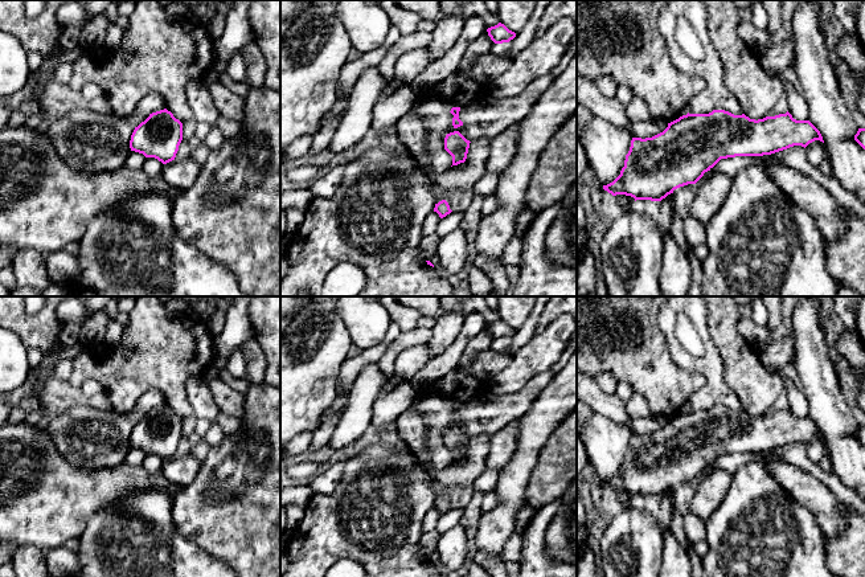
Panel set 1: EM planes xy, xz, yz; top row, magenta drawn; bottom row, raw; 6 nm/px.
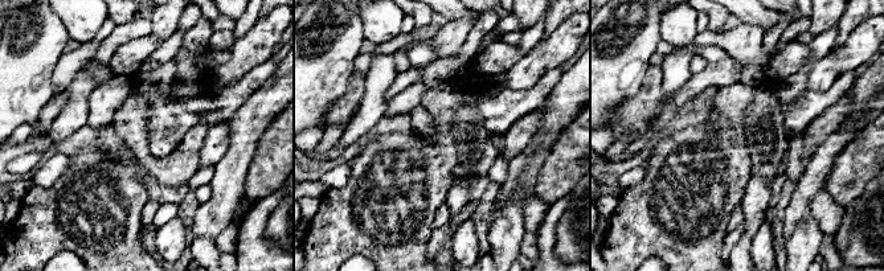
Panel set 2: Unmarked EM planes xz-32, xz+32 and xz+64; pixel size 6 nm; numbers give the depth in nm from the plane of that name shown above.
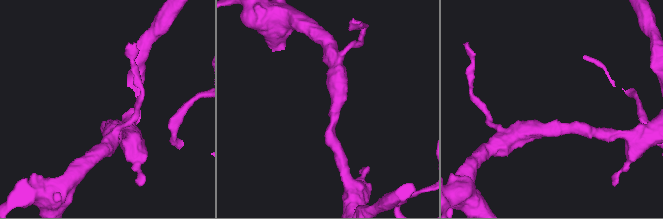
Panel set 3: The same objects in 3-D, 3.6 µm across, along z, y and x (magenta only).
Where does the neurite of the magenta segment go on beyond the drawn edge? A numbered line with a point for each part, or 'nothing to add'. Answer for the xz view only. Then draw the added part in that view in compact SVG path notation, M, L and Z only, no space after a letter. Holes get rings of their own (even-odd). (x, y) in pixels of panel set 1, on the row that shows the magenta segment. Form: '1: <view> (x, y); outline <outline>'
nothing to add

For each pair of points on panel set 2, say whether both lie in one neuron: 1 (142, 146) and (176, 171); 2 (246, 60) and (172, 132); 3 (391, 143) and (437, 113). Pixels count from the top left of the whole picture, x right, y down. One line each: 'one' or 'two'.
1: one
2: two
3: one

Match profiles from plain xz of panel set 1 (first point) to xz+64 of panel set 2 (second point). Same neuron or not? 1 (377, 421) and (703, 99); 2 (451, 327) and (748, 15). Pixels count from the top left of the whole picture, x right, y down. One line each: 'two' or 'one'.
1: one
2: two

